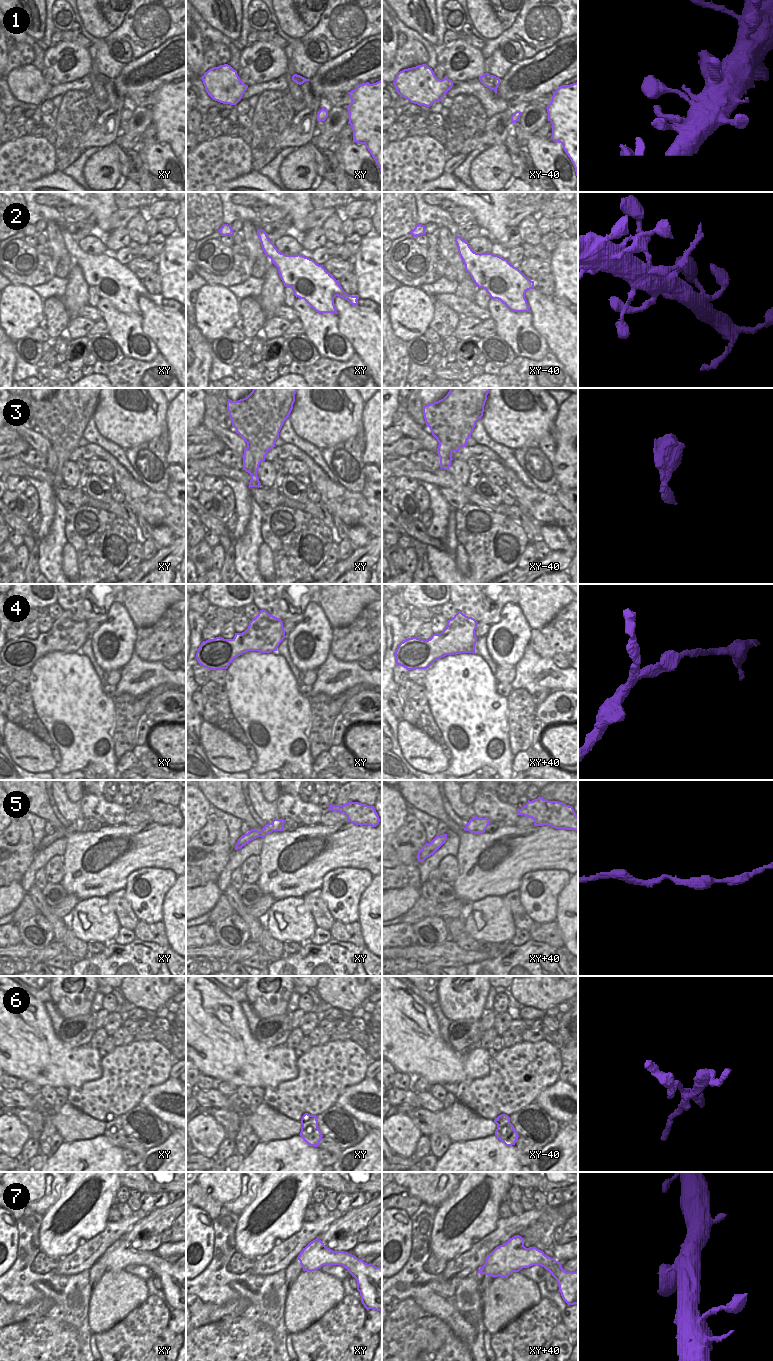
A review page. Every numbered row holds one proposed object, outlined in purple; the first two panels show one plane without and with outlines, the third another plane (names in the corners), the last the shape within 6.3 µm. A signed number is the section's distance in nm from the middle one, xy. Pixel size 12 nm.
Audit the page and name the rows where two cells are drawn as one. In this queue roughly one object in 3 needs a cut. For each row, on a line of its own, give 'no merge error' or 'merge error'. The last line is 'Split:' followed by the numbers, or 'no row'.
1: no merge error
2: no merge error
3: merge error
4: no merge error
5: no merge error
6: merge error
7: no merge error
Split: 3, 6

